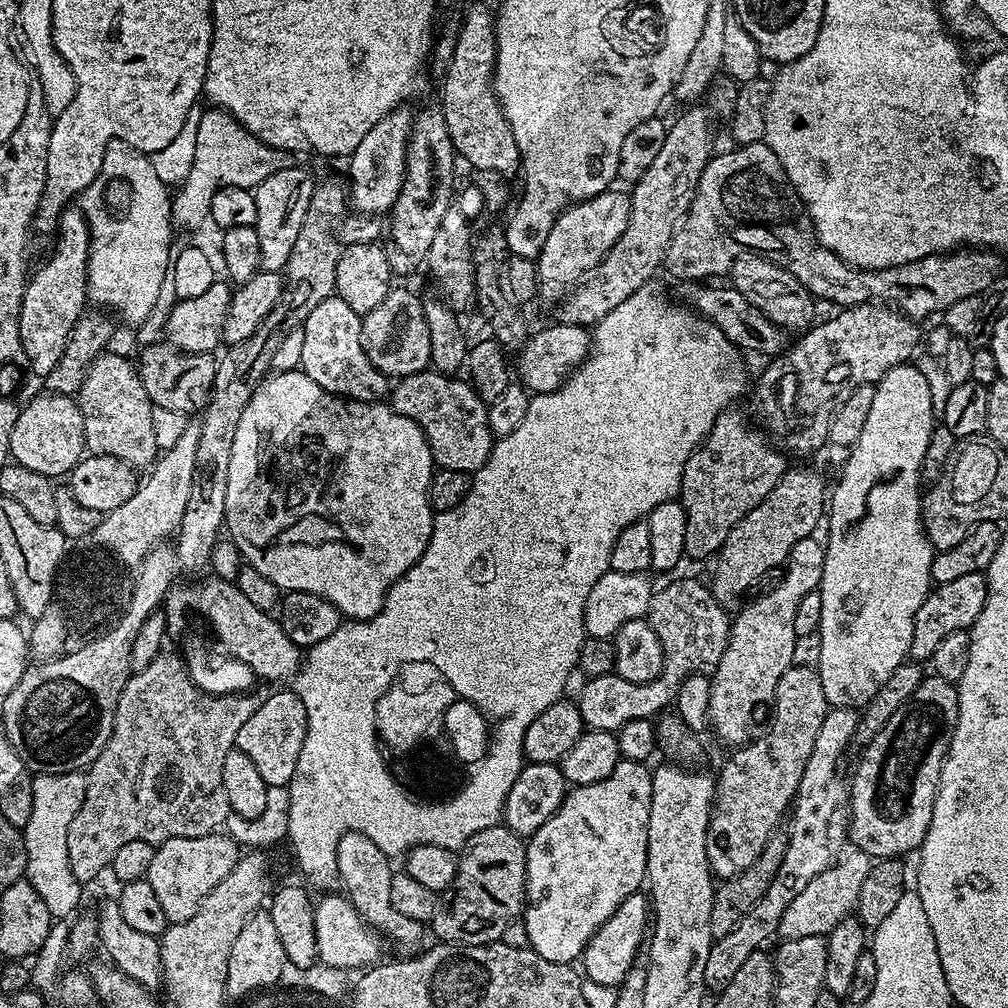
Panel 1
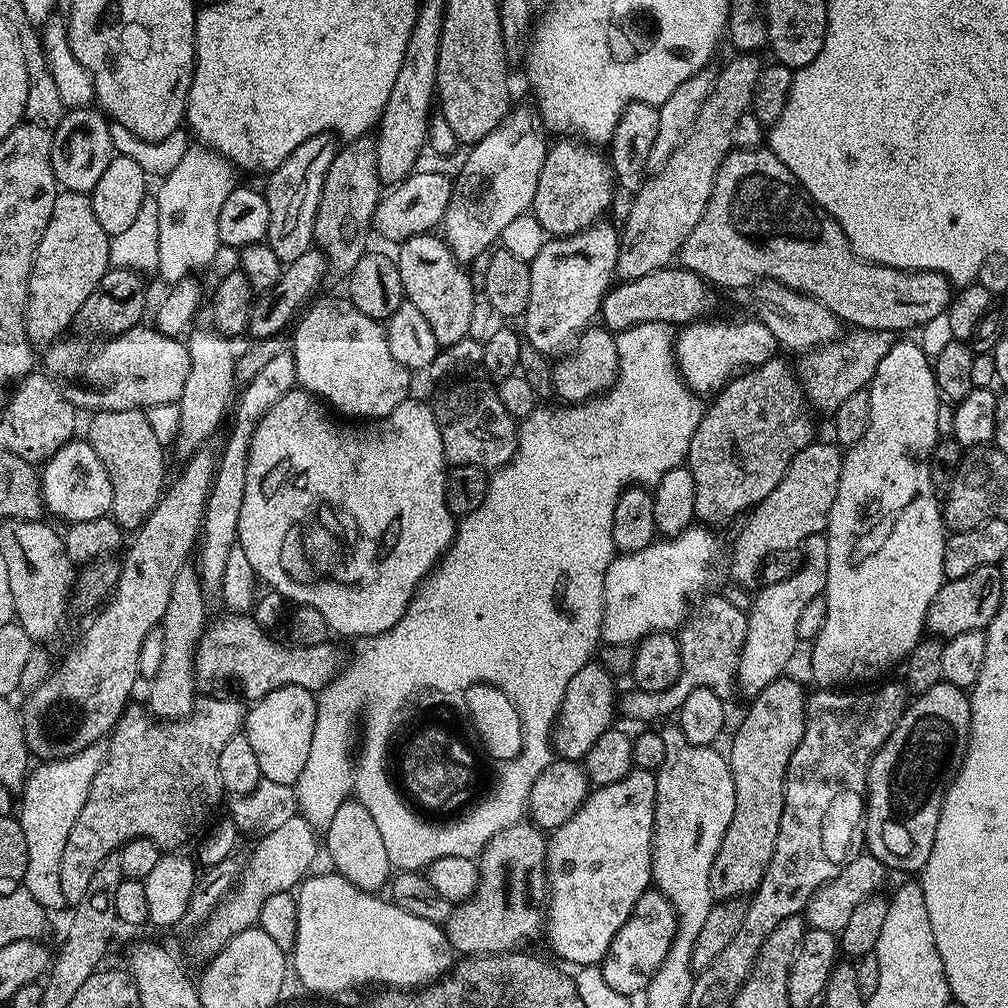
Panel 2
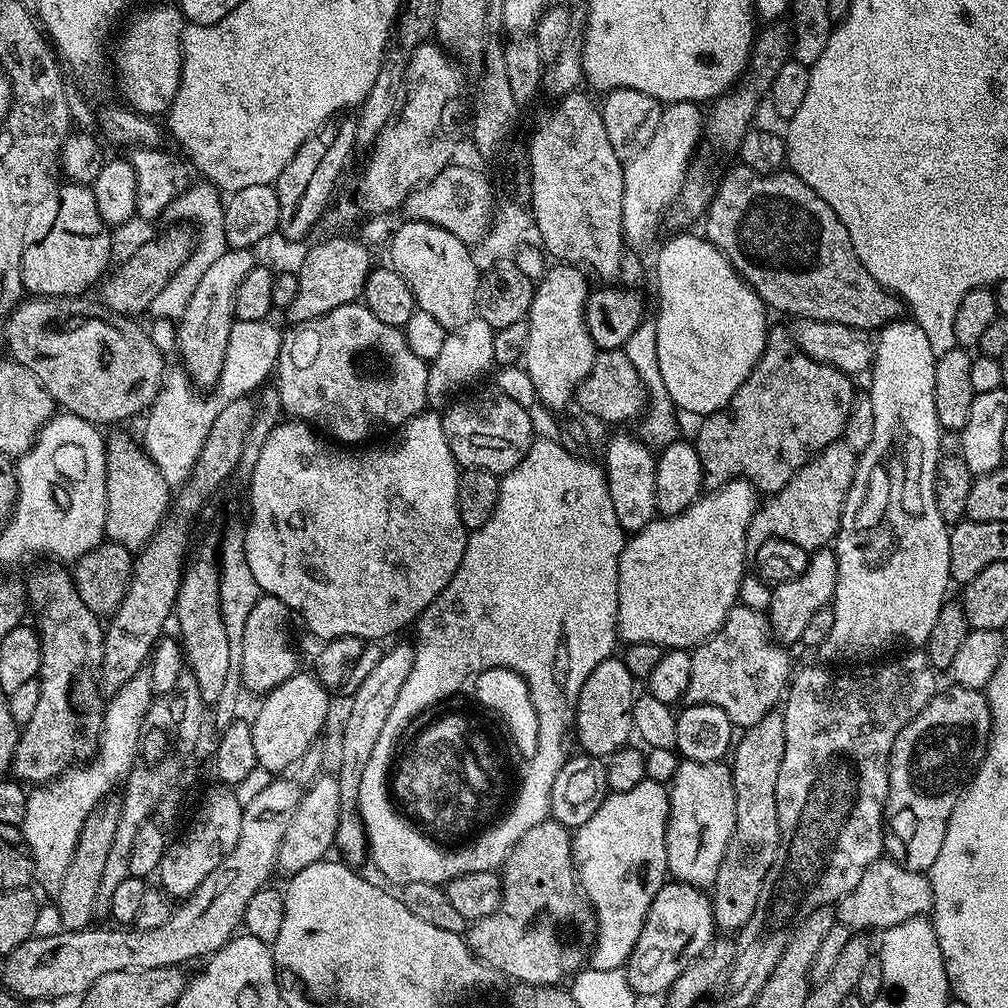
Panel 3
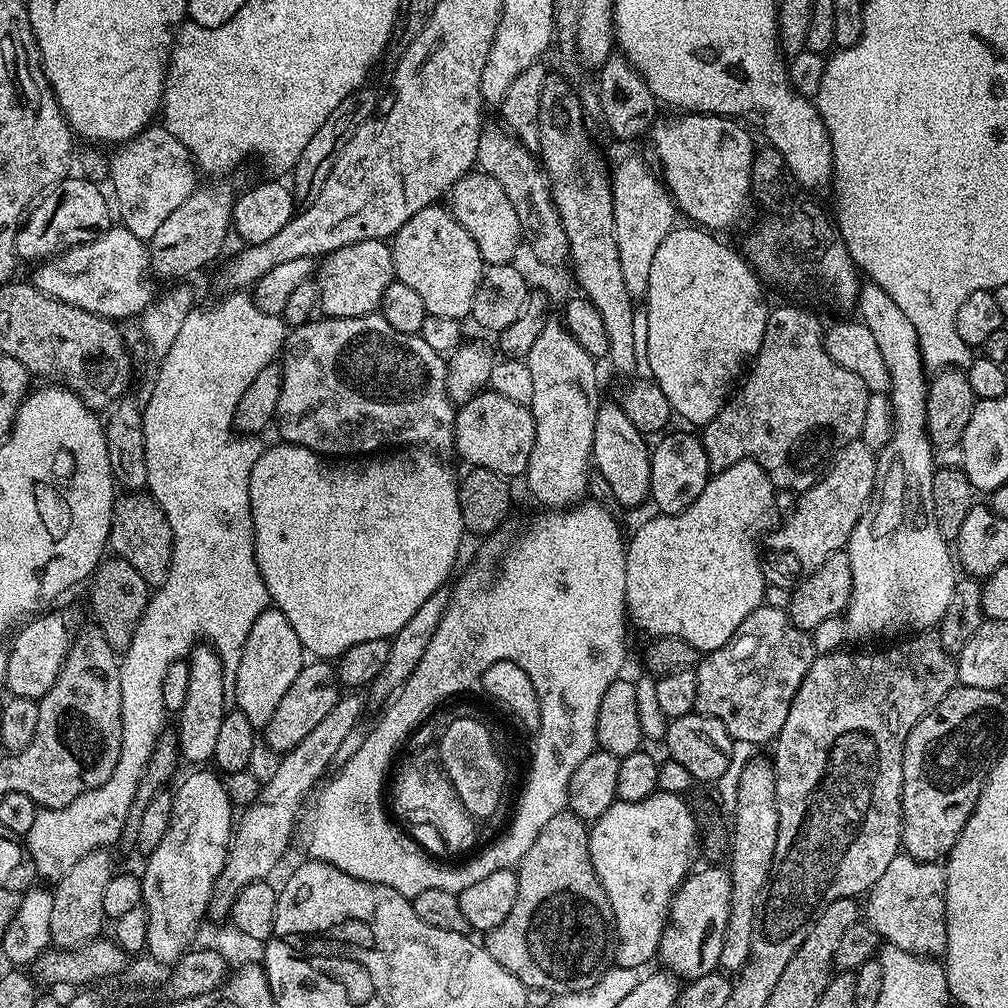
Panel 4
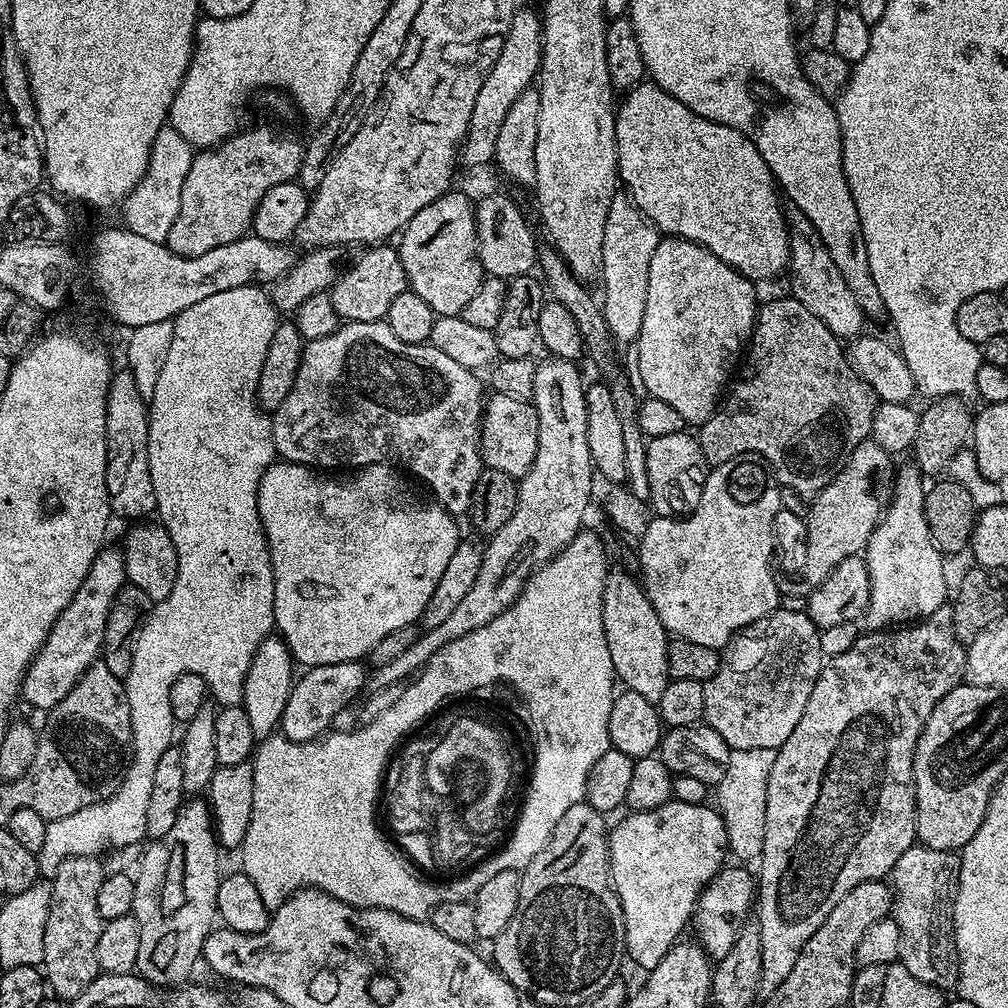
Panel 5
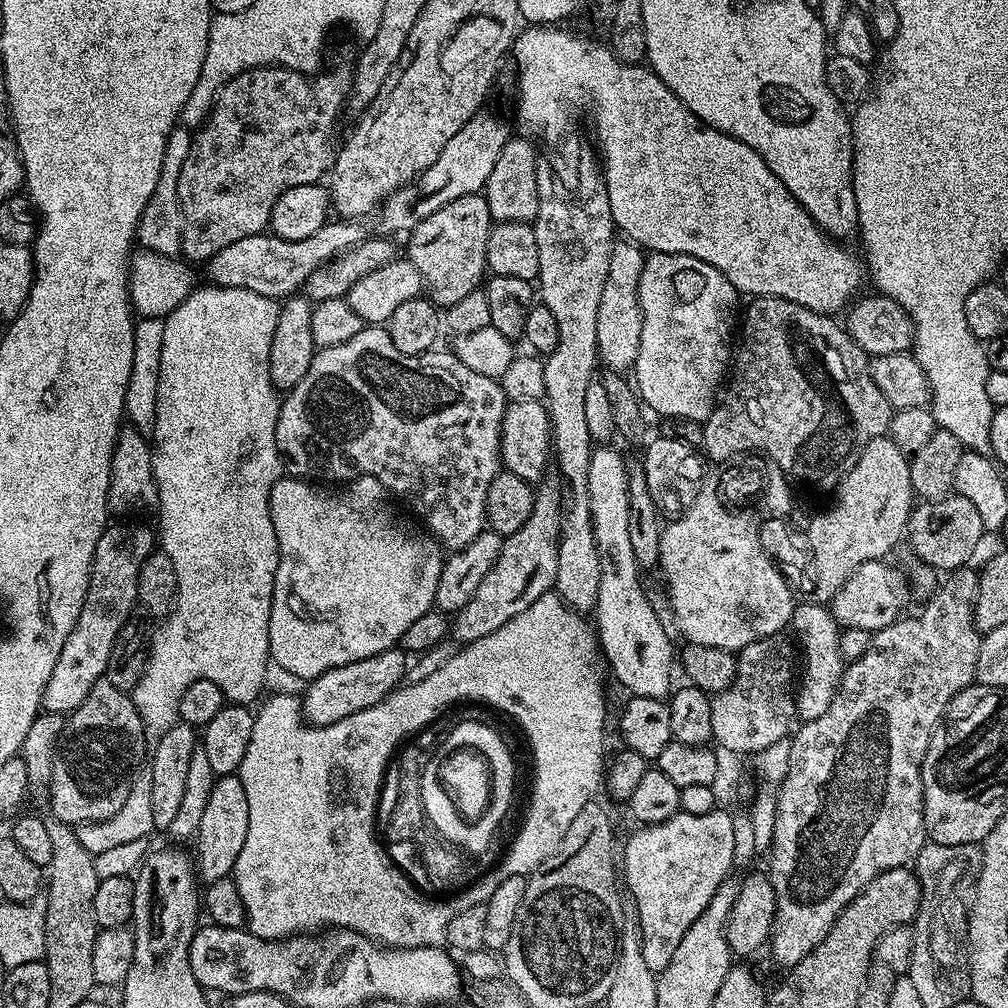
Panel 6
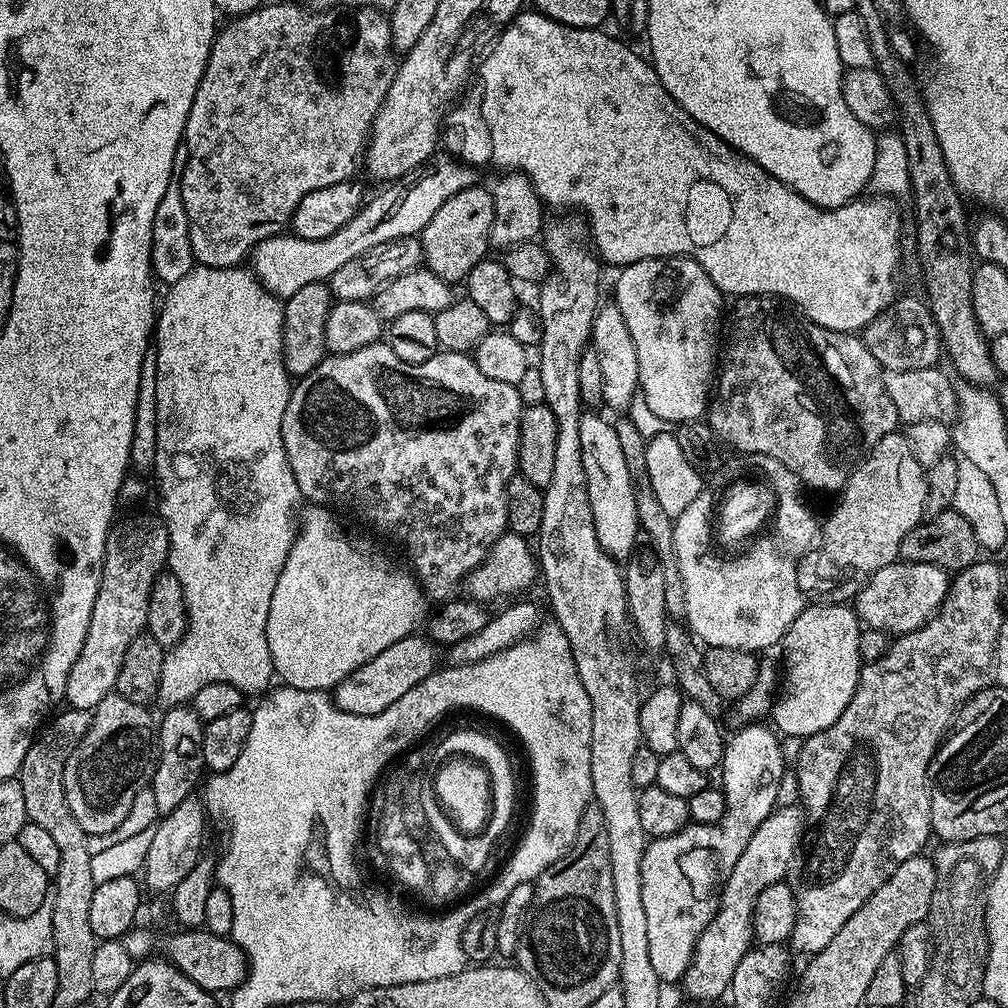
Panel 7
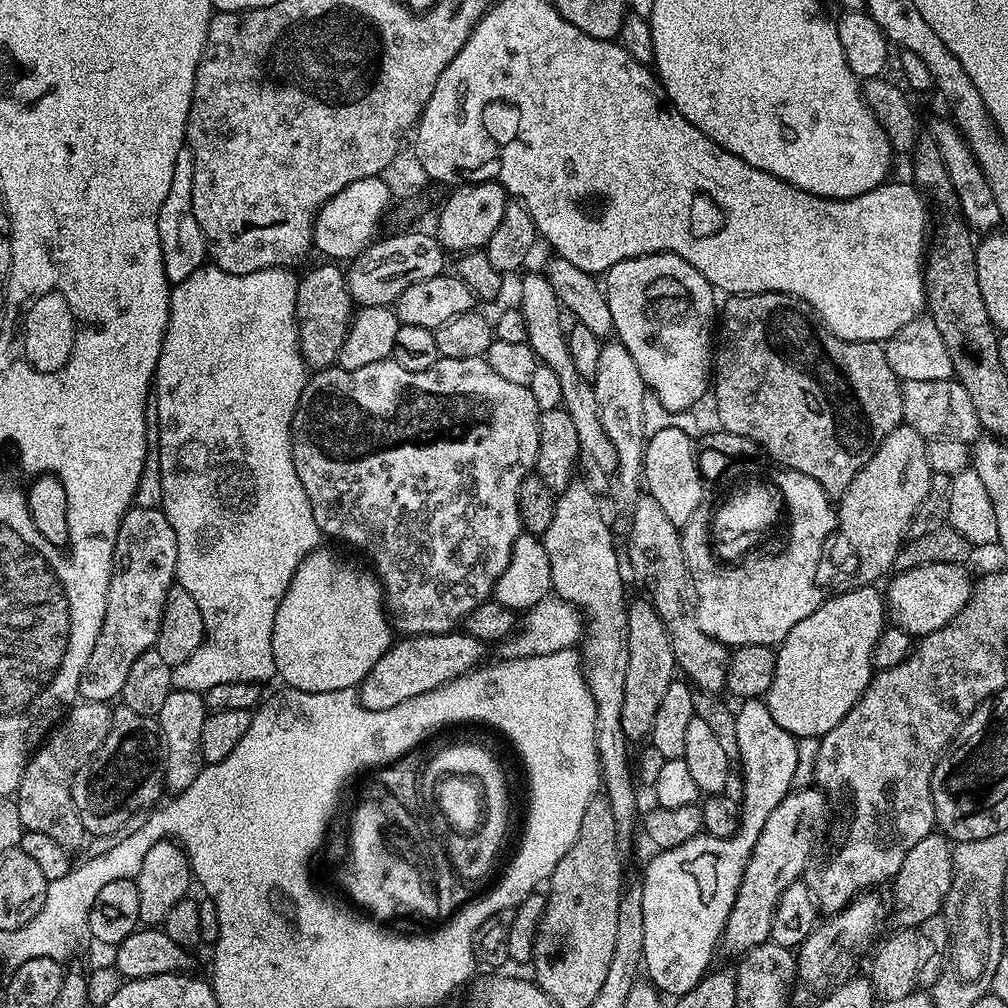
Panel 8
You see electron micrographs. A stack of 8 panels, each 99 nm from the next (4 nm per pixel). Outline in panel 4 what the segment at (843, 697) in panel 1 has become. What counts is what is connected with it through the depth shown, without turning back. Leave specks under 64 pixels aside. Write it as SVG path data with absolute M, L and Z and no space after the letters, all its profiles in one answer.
M871 282L861 283L858 297L859 308L859 319L870 330L870 334L874 334L874 339L878 342L878 350L882 350L882 358L886 361L886 366L890 370L892 387L890 389L890 435L888 444L878 453L878 459L876 461L876 474L878 479L874 499L858 518L858 522L848 539L846 549L848 561L850 562L850 574L852 575L852 593L850 594L850 602L846 609L846 619L848 622L848 634L853 641L855 639L876 640L879 636L896 636L899 632L908 632L904 634L920 634L925 630L935 629L939 625L940 619L946 614L946 606L950 606L950 594L954 594L954 586L958 579L958 568L954 563L953 549L950 547L949 540L942 534L942 530L938 530L938 522L934 522L934 504L930 498L930 482L932 481L932 473L934 471L934 445L929 440L926 430L926 394L928 393L928 380L926 379L924 359L920 353L918 334L914 330L914 325L910 323L910 318L906 318L906 314L902 314L898 310L898 306L894 303L894 298L890 298L890 294L886 294L886 290L882 290L882 286Z

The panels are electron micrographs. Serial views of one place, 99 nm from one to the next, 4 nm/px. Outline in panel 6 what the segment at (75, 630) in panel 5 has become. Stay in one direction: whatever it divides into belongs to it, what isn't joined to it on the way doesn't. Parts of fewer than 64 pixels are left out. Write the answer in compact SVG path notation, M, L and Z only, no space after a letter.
M112 522L104 529L102 538L94 541L96 549L92 559L92 573L86 590L86 598L82 602L82 610L74 622L74 630L66 638L62 646L62 654L58 654L58 662L54 662L54 674L50 674L50 682L46 682L44 702L42 705L45 712L73 712L90 694L92 687L108 671L110 654L114 650L114 642L124 630L124 625L133 619L132 611L138 608L138 574L142 570L142 562L147 556L152 555L157 547L158 540L144 524L140 522Z

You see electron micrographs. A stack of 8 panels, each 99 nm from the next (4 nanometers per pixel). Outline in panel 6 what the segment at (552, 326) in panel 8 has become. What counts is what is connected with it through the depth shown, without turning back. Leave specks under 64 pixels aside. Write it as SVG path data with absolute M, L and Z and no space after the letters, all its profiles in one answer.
M612 446L593 447L592 453L590 454L590 470L588 471L588 497L590 498L590 514L592 515L592 529L594 530L594 542L596 543L596 549L598 550L598 558L600 559L600 577L598 578L598 598L596 599L596 606L594 609L594 617L596 616L596 624L594 620L594 631L598 637L598 648L599 651L602 653L603 659L606 661L606 664L606 659L608 659L608 664L610 667L612 667L612 672L614 675L616 675L617 682L620 683L626 691L628 691L628 694L631 694L632 696L641 696L642 698L658 698L659 700L662 700L665 699L665 697L667 697L669 693L673 691L674 688L674 683L672 684L672 668L674 672L674 648L672 652L672 640L670 637L668 637L668 632L666 629L664 629L664 624L662 621L660 621L660 616L658 613L656 613L656 608L654 605L652 605L651 598L648 597L646 593L644 593L644 588L642 585L640 585L640 575L642 575L642 569L640 565L636 563L636 559L634 558L634 549L632 547L632 544L630 543L630 490L628 489L628 466L625 457L620 457L614 449L608 447Z

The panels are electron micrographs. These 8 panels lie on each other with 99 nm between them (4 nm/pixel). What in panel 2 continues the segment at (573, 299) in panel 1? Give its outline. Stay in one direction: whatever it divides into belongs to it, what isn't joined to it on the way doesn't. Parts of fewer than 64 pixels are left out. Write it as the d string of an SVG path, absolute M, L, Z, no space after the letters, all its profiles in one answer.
M736 54L733 55L733 60L723 69L722 67L717 71L716 81L710 90L710 94L706 98L706 102L702 106L702 110L698 114L698 118L692 121L692 128L688 131L688 137L681 142L674 150L674 154L670 154L670 158L664 164L663 168L655 173L653 180L648 180L636 192L636 197L632 200L632 205L628 208L628 217L624 220L624 228L622 224L622 231L620 232L620 253L618 254L618 262L616 263L616 276L621 281L633 280L634 278L642 278L646 274L654 274L654 270L659 268L669 267L679 257L680 248L686 242L686 238L690 238L690 234L694 230L694 226L698 226L698 218L702 218L702 214L706 210L706 202L710 202L710 194L714 190L714 182L718 178L718 170L724 165L724 160L728 157L728 153L733 151L734 145L732 143L732 131L734 126L738 126L738 120L742 118L742 114L749 111L753 107L756 99L756 87L762 71L761 57L756 54Z

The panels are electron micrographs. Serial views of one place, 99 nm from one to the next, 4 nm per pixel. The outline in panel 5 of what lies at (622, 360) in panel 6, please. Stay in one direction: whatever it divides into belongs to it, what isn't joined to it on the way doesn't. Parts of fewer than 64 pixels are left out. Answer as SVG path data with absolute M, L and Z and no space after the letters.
M618 194L610 202L610 214L606 214L606 230L602 234L602 262L599 279L604 279L604 296L602 307L606 326L610 326L610 334L617 345L631 345L640 336L642 318L646 318L646 290L652 288L652 271L650 258L654 258L654 250L660 244L661 233L640 213L640 209L632 203L627 195Z

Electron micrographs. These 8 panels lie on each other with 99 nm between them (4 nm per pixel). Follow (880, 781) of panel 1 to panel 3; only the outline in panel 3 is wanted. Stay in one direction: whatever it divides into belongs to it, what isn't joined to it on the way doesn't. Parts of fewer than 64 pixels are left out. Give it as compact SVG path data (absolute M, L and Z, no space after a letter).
M949 687L949 692L937 691L929 704L894 738L894 746L888 759L888 797L884 803L886 831L884 846L894 863L911 872L927 874L934 866L934 858L946 842L946 826L950 814L960 800L962 786L967 785L979 768L988 749L988 737L992 734L992 715L987 695L974 688Z

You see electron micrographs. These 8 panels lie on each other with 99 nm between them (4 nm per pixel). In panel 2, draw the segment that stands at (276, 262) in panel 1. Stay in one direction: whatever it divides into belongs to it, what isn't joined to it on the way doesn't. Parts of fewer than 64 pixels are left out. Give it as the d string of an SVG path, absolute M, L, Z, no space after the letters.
M323 132L302 142L302 146L298 146L298 150L267 177L268 188L263 189L270 210L266 242L274 254L278 254L281 265L294 263L313 247L314 218L326 182L326 170L330 170L330 162L334 162L337 151L337 137L331 132Z

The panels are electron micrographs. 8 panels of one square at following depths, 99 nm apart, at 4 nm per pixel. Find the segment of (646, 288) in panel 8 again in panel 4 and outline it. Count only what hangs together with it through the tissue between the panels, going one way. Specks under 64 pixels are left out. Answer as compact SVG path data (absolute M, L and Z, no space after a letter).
M699 226L680 227L673 227L672 232L666 234L666 238L662 238L662 246L658 246L658 251L654 253L654 263L650 266L648 294L642 304L642 310L646 314L646 354L643 359L648 363L649 370L652 371L651 379L661 388L673 413L677 417L680 415L682 419L689 420L692 424L703 426L709 424L718 415L721 406L729 399L734 385L741 379L742 373L749 367L750 361L760 352L762 338L766 334L770 304L764 301L764 292L760 289L761 277L741 253L739 256L730 245L723 244L716 237L719 235L713 234L711 231Z

